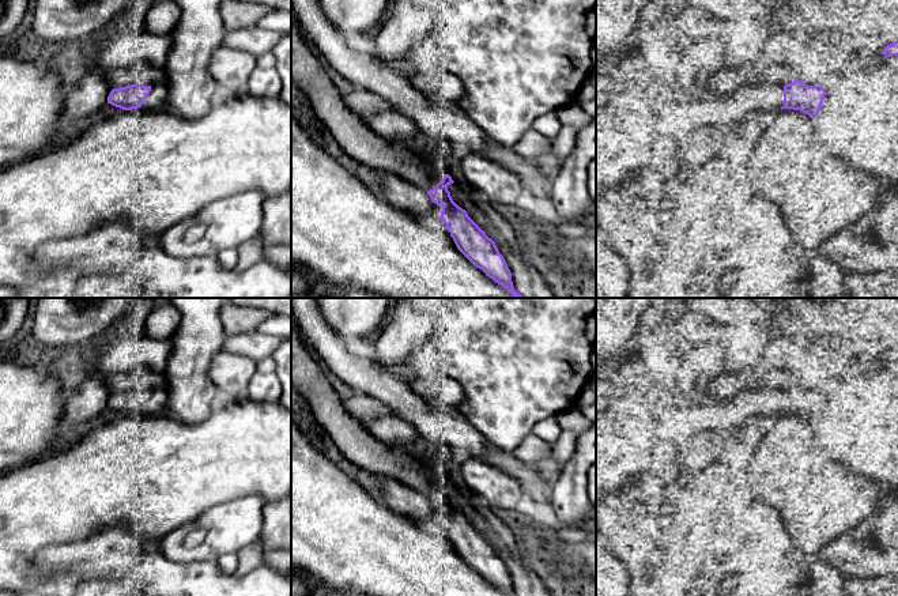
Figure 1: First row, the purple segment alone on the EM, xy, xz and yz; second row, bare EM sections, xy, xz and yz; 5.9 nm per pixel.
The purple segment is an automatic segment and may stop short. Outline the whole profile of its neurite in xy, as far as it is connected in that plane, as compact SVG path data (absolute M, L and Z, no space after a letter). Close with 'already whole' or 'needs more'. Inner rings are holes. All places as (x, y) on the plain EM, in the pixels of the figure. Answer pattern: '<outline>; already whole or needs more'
M139 388L113 393L107 401L107 408L122 415L144 414L158 415L167 410L166 389L143 391Z; needs more

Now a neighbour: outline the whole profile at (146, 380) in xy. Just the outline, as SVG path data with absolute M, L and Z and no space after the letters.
M147 370L122 371L109 374L107 385L113 393L125 392L135 388L143 391L166 389L166 377L163 373Z

